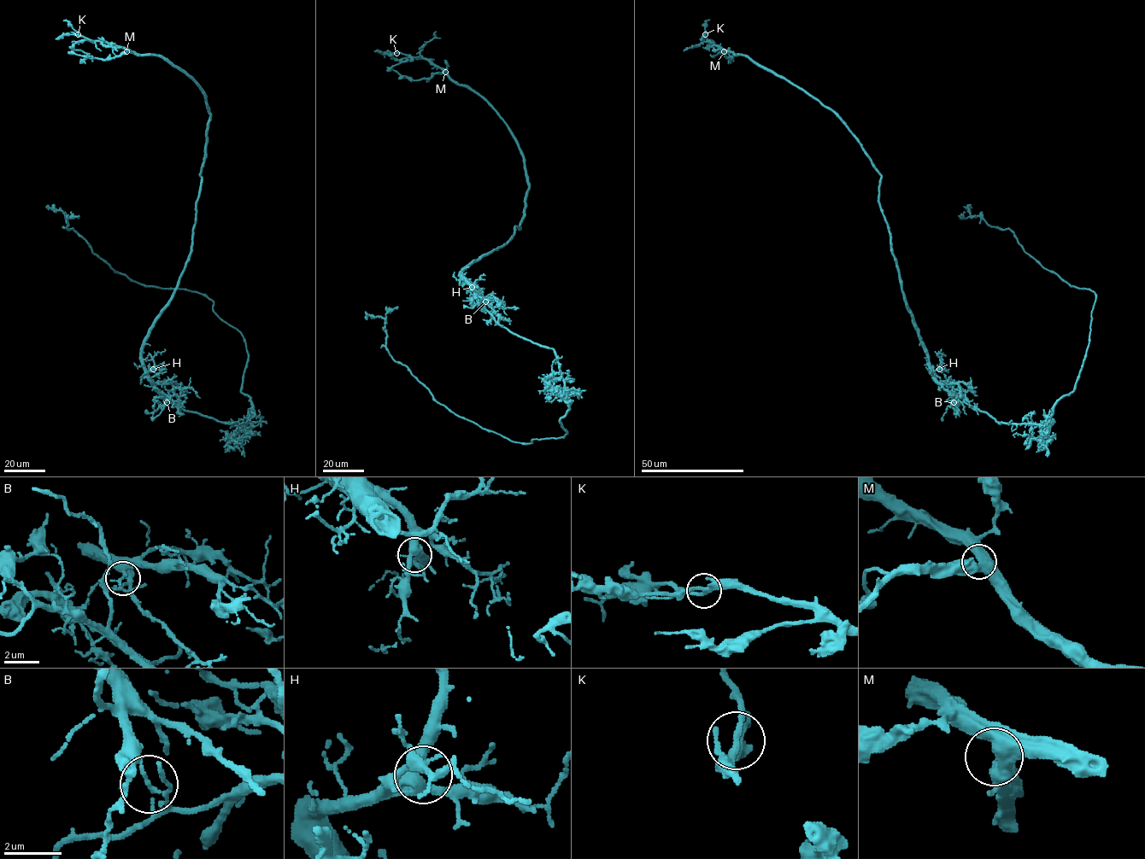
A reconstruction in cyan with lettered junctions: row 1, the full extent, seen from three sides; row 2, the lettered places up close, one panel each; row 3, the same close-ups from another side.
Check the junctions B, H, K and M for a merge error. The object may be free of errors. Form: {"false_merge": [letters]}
{"false_merge": ["B"]}

